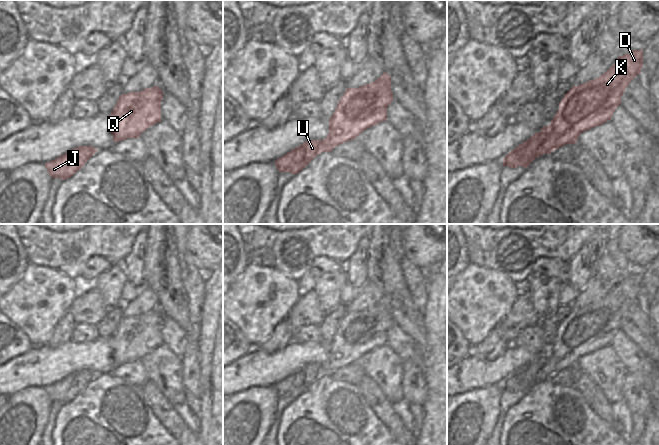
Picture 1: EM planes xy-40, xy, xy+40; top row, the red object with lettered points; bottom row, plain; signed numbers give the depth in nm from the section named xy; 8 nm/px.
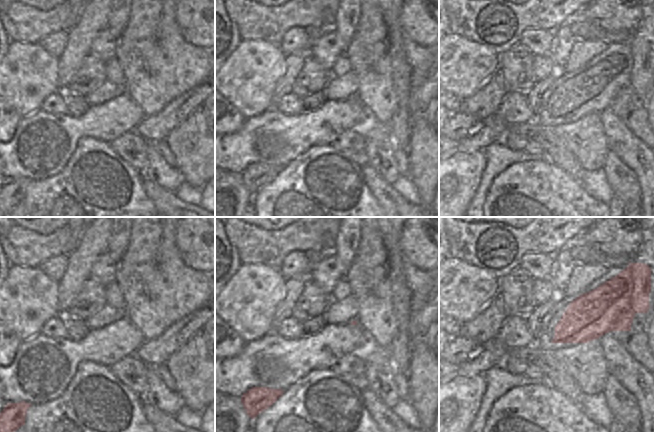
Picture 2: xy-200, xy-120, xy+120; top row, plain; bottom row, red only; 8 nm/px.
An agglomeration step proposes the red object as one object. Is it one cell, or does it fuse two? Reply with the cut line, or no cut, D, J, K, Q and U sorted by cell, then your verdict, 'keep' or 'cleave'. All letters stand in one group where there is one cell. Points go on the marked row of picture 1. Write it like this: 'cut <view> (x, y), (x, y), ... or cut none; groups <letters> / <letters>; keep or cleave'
cut xy+40 (549, 126), (546, 132), (546, 139), (541, 145), (542, 154); groups D K Q / J U; cleave

